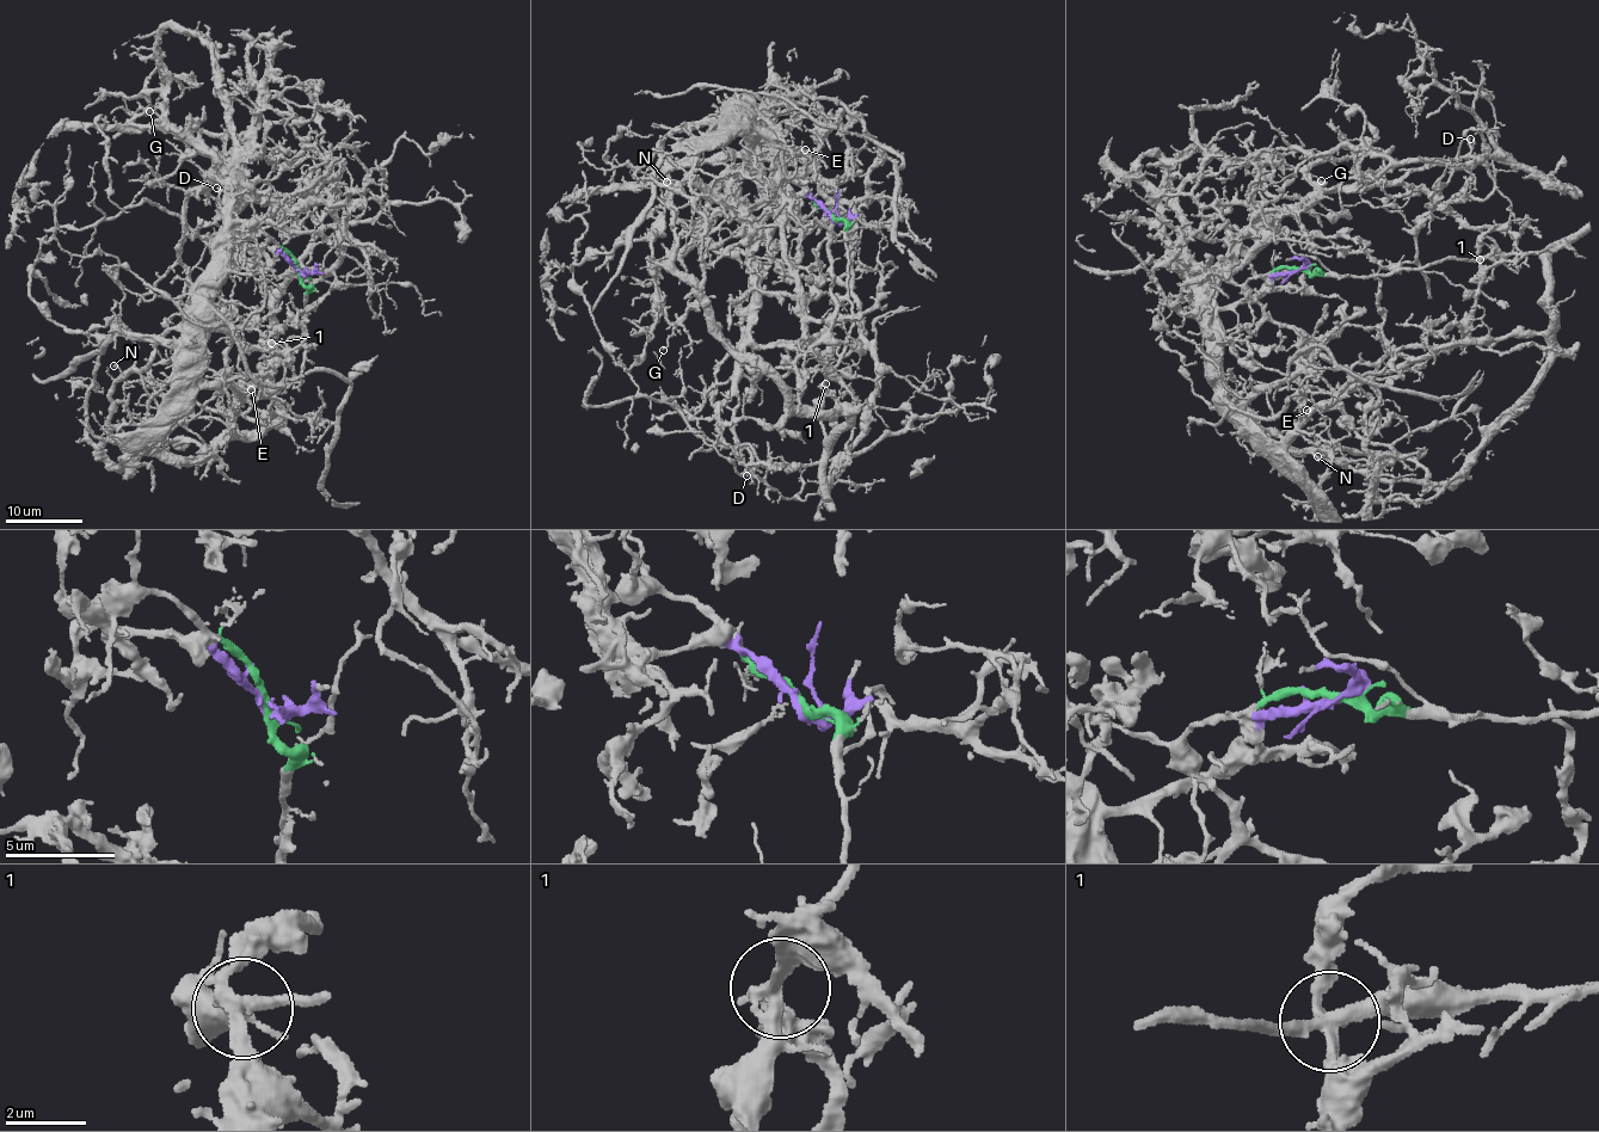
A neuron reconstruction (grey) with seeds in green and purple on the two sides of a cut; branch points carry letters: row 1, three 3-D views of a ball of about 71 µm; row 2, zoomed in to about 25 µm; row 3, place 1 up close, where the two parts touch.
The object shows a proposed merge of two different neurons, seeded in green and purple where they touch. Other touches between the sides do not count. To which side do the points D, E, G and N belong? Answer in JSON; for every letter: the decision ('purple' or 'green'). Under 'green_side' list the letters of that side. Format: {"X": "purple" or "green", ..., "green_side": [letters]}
{"D": "purple", "E": "purple", "G": "purple", "N": "green", "green_side": ["N"]}

